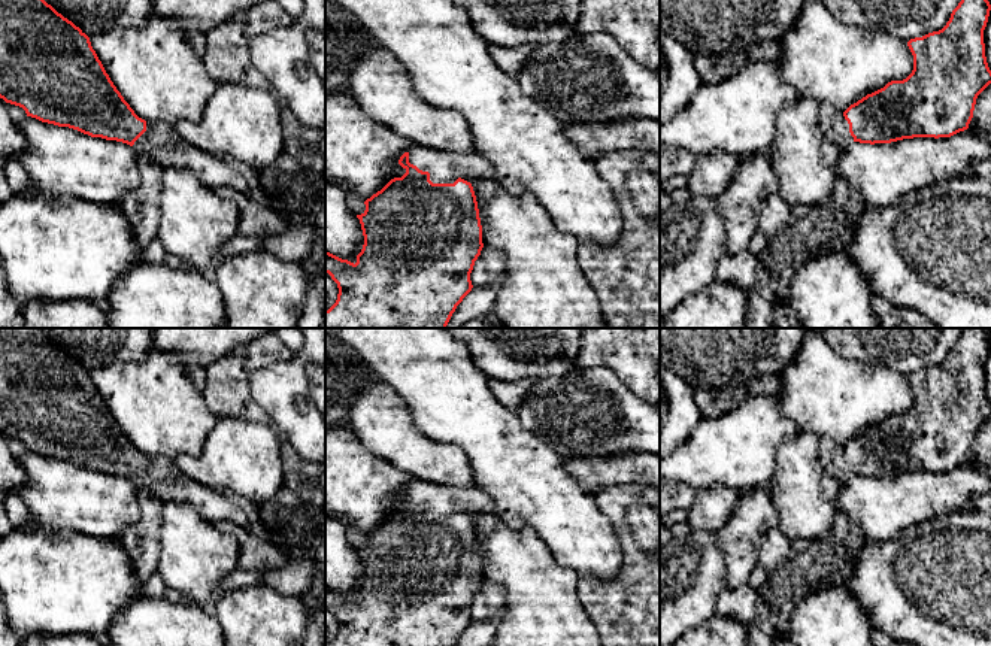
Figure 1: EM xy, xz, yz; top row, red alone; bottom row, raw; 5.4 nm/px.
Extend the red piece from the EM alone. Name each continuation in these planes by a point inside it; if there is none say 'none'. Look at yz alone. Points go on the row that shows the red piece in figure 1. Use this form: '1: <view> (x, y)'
1: yz (835, 127)

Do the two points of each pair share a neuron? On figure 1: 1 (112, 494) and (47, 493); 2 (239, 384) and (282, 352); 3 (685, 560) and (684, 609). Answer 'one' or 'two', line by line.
1: one
2: one
3: one

